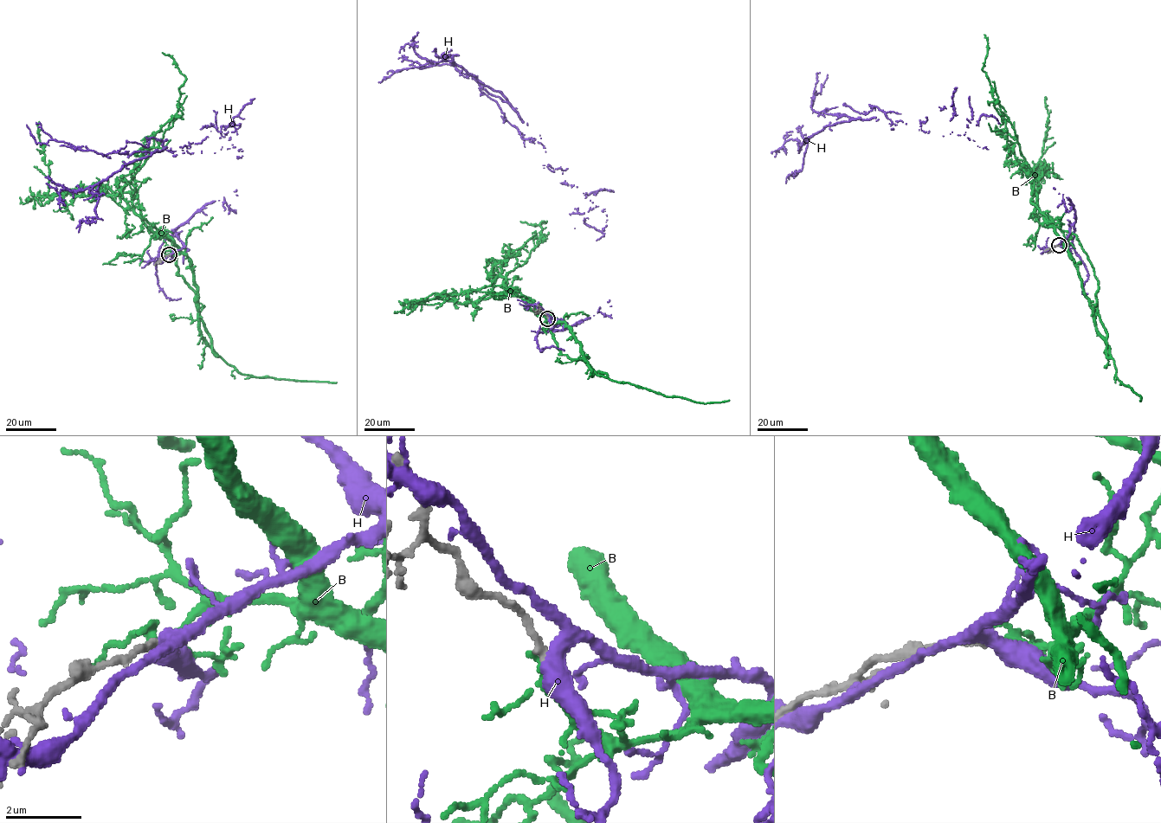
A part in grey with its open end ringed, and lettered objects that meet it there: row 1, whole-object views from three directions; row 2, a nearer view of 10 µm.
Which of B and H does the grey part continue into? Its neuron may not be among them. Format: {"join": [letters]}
{"join": ["B"]}

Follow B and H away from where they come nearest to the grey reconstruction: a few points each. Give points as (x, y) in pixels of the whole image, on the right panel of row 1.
B: (1059, 245), (1065, 244), (1038, 208), (1014, 128), (982, 70), (987, 54), (983, 35)
H: (1059, 245), (1067, 197), (964, 135), (842, 104), (824, 112), (853, 119), (803, 144), (792, 131)

